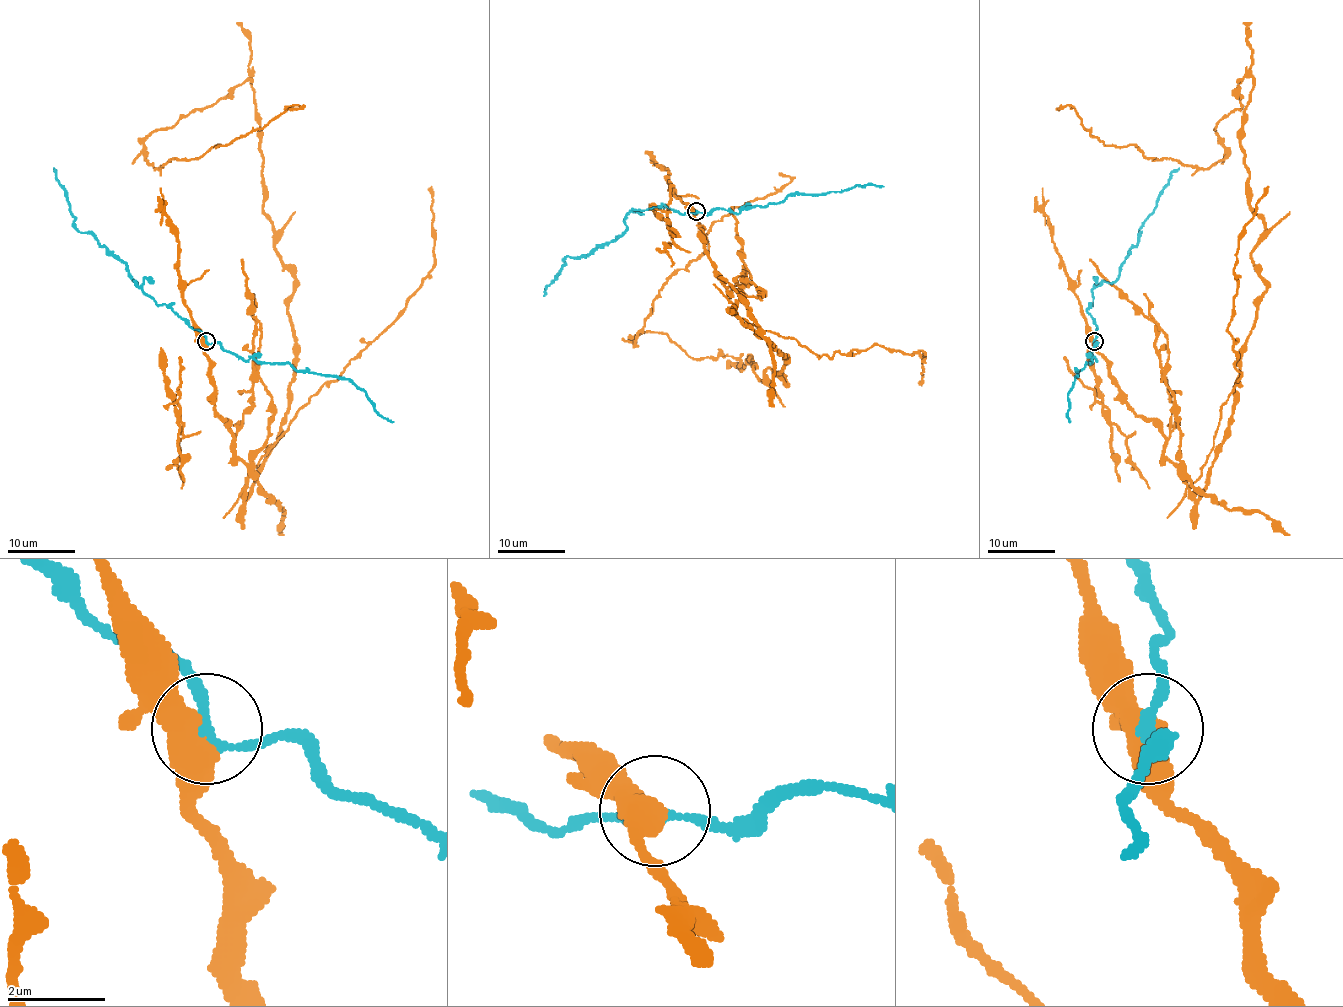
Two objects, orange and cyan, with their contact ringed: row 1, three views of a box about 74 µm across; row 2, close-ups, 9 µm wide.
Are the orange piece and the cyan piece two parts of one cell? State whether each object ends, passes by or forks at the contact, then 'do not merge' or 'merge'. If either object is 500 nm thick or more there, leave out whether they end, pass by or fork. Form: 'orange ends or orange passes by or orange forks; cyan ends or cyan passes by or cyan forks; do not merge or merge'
do not merge

